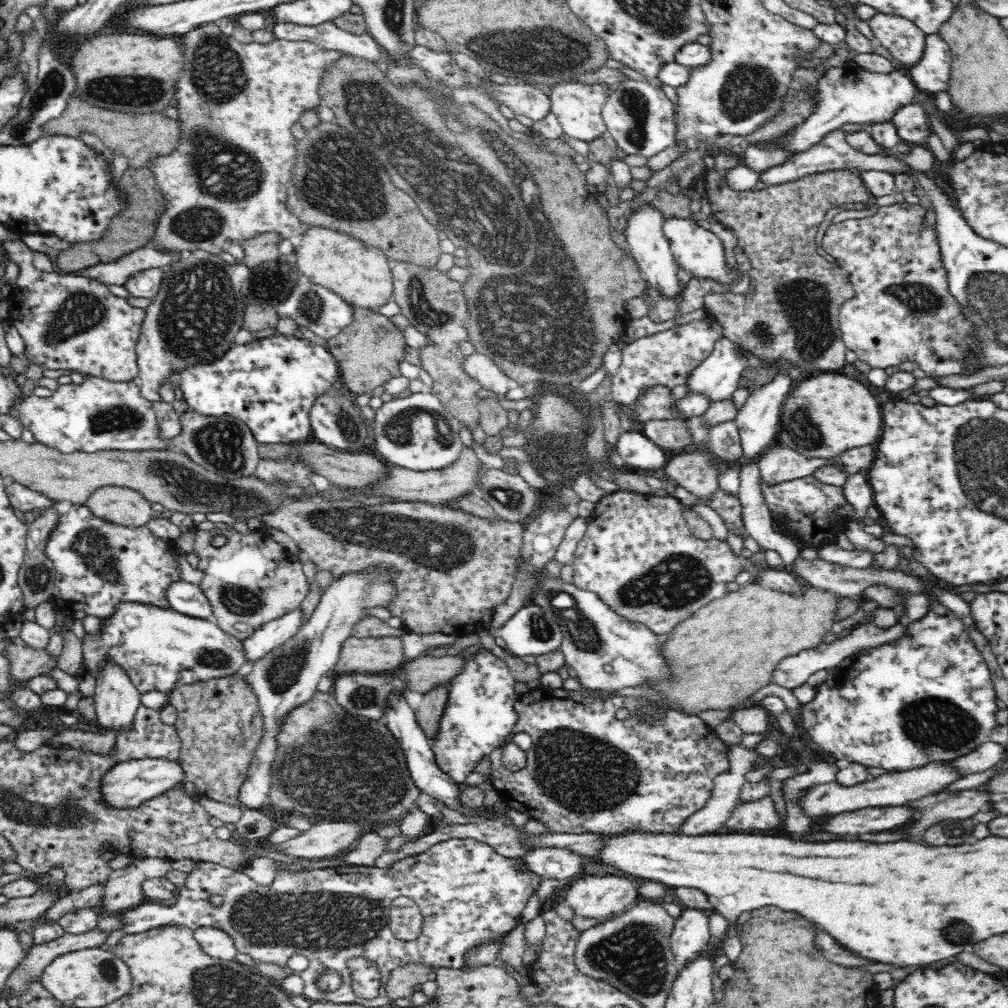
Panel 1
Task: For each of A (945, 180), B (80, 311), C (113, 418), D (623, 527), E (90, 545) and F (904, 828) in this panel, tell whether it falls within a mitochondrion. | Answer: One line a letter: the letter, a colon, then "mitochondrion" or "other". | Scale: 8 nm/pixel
A: other
B: mitochondrion
C: mitochondrion
D: other
E: mitochondrion
F: other

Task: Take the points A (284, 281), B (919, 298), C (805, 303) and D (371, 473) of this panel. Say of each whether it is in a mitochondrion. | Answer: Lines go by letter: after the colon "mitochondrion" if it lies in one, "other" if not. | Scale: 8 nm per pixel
A: mitochondrion
B: mitochondrion
C: mitochondrion
D: other

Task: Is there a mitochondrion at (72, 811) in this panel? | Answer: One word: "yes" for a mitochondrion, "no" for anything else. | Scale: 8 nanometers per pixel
yes

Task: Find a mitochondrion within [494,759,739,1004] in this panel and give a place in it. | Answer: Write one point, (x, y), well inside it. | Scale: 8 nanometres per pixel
(633, 956)

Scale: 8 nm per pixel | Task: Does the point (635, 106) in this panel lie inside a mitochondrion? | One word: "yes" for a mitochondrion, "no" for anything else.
yes

